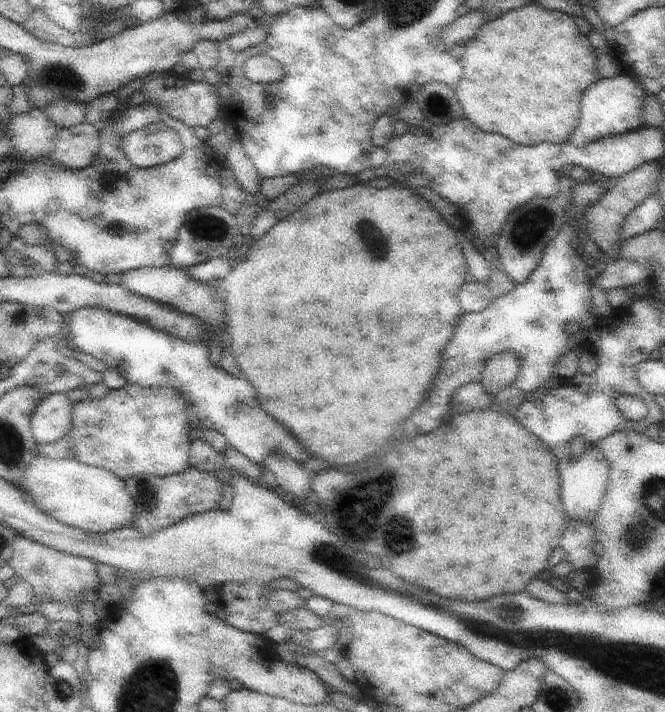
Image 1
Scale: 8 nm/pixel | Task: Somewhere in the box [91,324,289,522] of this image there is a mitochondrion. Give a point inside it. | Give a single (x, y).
(147, 497)

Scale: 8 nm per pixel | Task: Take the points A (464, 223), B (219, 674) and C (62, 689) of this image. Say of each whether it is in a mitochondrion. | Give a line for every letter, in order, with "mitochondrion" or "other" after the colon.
A: other
B: other
C: mitochondrion

